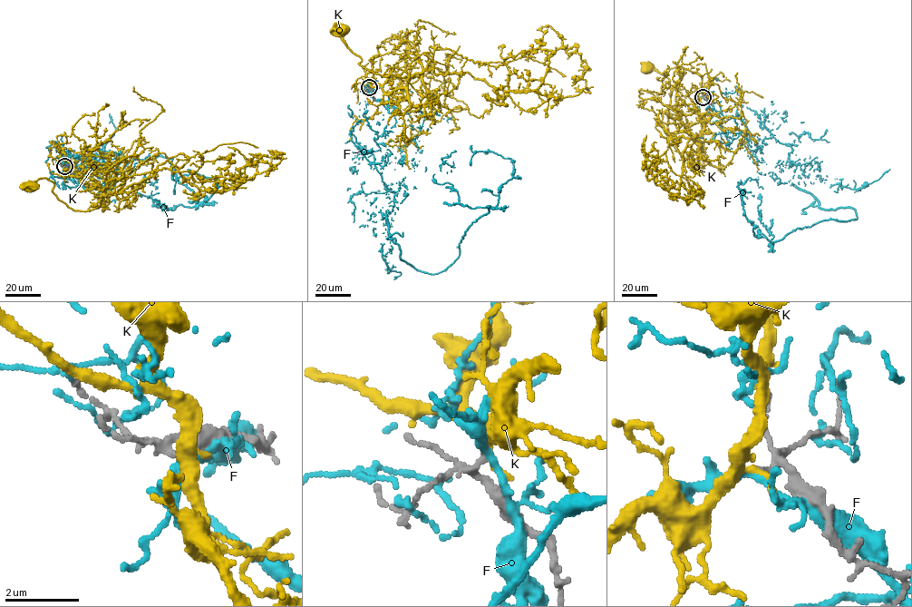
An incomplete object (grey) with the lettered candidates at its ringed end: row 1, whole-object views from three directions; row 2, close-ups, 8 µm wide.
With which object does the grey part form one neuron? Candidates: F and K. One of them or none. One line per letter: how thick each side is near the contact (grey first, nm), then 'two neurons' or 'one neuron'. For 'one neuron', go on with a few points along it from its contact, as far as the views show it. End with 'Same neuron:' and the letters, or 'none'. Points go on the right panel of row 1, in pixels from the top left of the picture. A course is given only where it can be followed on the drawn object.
F: 130 nm thick on the grey side, 200 nm on the other; two neurons
K: 130 nm thick on the grey side, 340 nm on the other; one neuron; it runs (703, 97), (694, 103), (696, 122), (669, 137), (665, 133), (670, 83), (664, 74), (646, 67)
Same neuron: K

